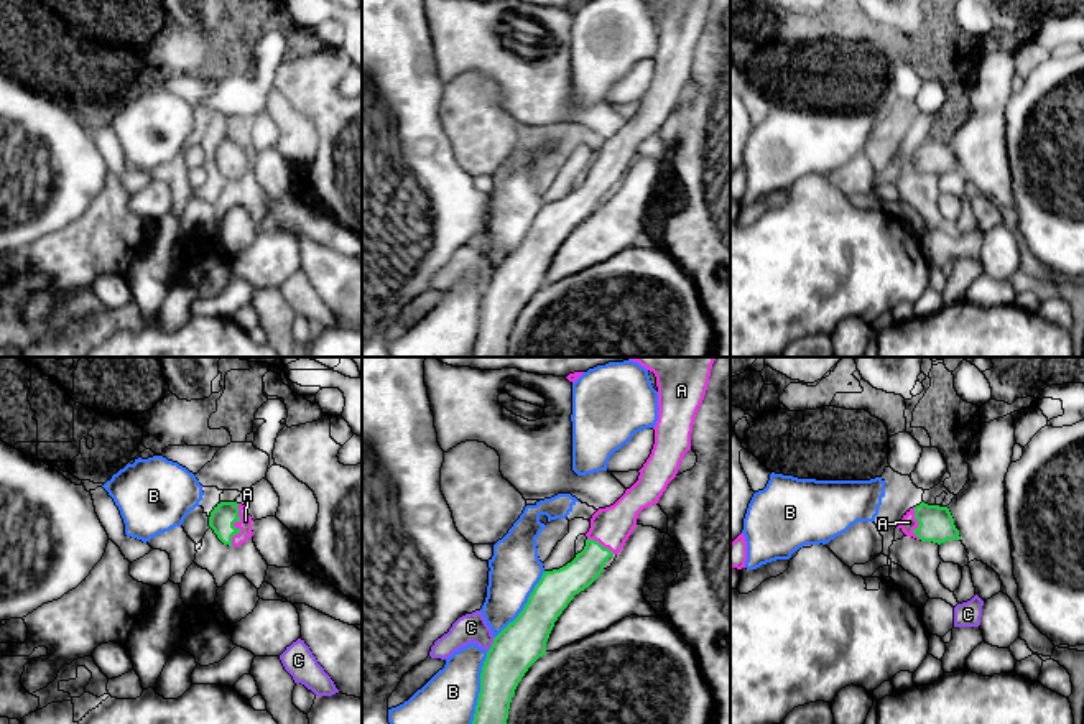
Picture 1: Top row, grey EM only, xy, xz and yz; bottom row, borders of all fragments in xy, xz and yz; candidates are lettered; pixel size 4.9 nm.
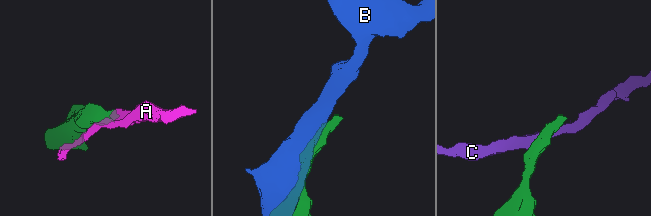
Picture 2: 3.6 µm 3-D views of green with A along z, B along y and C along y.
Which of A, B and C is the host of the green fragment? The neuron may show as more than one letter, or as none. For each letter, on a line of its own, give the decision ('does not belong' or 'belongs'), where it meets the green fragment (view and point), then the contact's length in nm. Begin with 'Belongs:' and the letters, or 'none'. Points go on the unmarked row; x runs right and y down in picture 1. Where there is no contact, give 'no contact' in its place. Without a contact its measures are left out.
Belongs: A
A: belongs; contact xy (234, 158); length 220 nm
B: does not belong; contact xz (481, 320); length 360 nm
C: does not belong; contact xz (492, 277); length 90 nm

